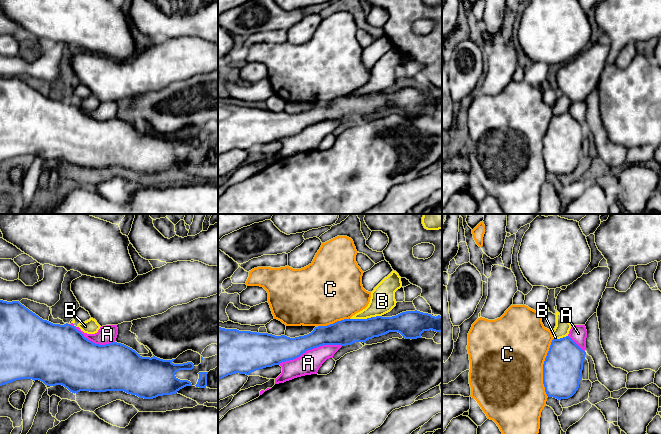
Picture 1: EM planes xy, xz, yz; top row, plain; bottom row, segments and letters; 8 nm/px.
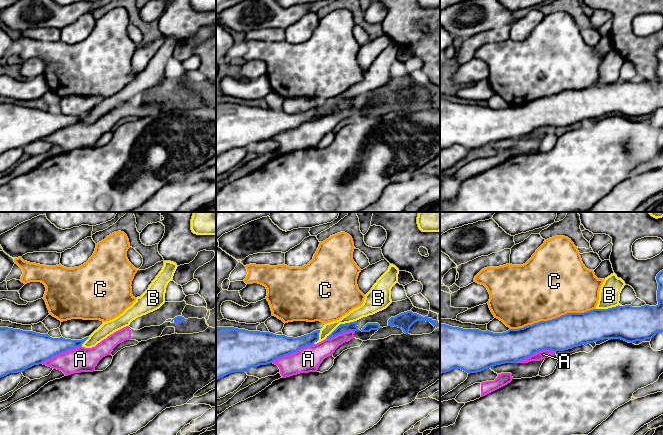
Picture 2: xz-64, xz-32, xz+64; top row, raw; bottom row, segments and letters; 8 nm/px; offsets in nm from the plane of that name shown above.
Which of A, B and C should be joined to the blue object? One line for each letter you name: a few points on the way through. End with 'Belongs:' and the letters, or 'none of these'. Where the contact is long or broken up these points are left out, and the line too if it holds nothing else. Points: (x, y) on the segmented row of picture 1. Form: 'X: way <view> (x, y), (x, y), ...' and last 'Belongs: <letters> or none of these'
Belongs: none of these

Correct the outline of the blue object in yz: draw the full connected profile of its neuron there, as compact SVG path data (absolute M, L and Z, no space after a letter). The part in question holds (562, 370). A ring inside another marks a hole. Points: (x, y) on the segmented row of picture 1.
M569 336L553 339L543 364L543 384L548 397L572 397L582 379L586 352Z

